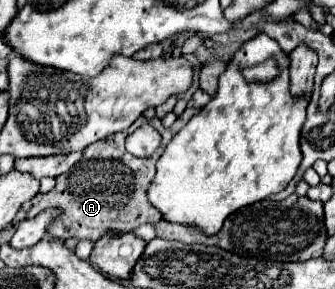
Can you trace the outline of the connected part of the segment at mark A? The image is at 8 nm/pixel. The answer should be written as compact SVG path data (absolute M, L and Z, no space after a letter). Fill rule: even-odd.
M187 107L177 121L173 123L173 127L163 127L161 123L155 123L157 131L163 137L163 145L155 151L153 157L149 159L139 159L135 155L131 155L125 149L125 137L135 131L139 125L143 125L147 119L141 117L137 119L127 131L119 131L117 135L109 135L97 143L91 143L85 149L85 155L81 159L81 163L77 163L69 173L59 175L57 177L57 185L49 191L49 193L37 193L31 199L31 209L27 213L29 219L33 219L37 213L45 211L47 207L59 207L63 211L63 219L69 221L69 235L53 235L59 239L77 239L77 241L97 241L103 233L113 231L113 233L125 233L125 231L133 231L143 223L157 223L161 221L161 213L149 203L147 199L147 187L153 181L155 175L155 163L161 157L165 145L173 139L173 135L179 131L179 123L181 127L197 113L199 109ZM99 159L99 179L97 179L97 167L95 161Z

